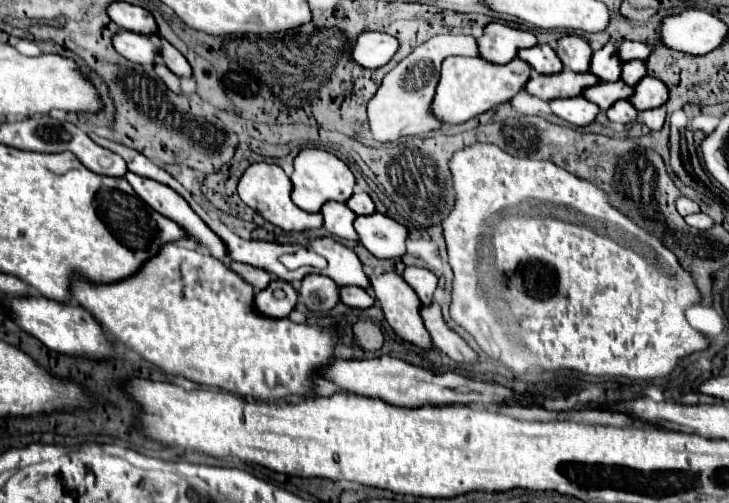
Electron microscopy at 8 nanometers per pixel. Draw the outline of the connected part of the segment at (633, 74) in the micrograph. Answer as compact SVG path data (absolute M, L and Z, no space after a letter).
M630 60L630 62L624 62L624 68L622 68L622 80L630 86L638 84L642 78L646 76L646 62L644 60Z

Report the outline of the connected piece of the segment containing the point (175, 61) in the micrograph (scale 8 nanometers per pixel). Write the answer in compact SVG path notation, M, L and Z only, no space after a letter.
M162 36L160 38L160 48L158 48L158 56L164 60L164 64L176 74L176 76L192 76L192 68L188 64L188 60L172 46L168 44Z

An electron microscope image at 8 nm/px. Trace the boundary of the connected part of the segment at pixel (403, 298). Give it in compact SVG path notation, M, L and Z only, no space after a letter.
M384 272L378 276L370 276L370 286L394 332L424 350L432 348L428 330L420 320L422 304L416 292L404 282L404 278L396 272Z

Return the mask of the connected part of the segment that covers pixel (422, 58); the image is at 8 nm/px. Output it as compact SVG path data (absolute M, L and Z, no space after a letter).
M454 34L434 36L428 42L420 44L412 54L408 54L384 76L382 86L368 104L368 122L374 140L394 142L404 136L418 136L444 126L444 122L432 114L430 106L440 78L440 64L448 56L480 56L476 38Z

